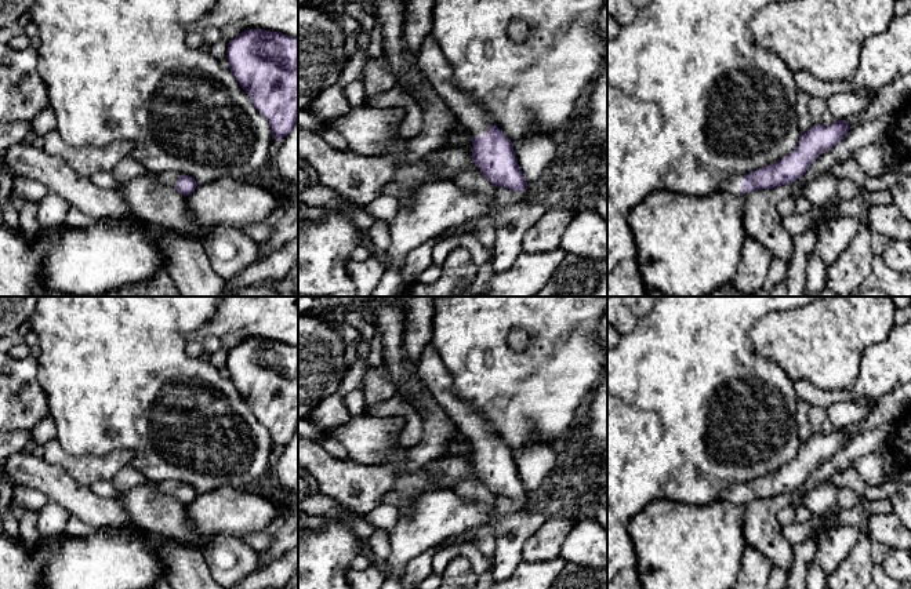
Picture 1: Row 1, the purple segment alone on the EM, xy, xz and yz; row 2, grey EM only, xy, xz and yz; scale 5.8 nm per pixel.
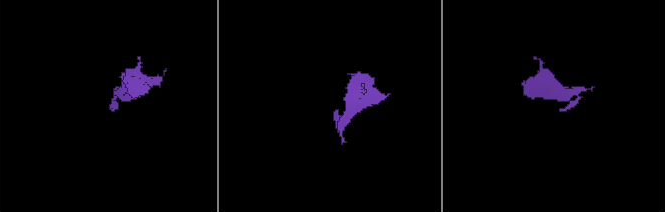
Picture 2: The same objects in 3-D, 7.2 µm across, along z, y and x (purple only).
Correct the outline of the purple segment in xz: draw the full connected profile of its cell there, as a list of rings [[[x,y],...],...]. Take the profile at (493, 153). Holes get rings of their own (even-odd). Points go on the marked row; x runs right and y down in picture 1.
[[[429,34],[421,44],[417,68],[454,112],[457,121],[472,135],[472,160],[489,182],[513,192],[526,190],[527,182],[519,168],[512,142],[494,124],[493,116],[453,83],[453,69]]]

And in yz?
[[[845,120],[832,124],[814,124],[801,134],[794,152],[777,163],[769,164],[750,174],[737,174],[721,186],[722,192],[744,196],[754,190],[777,189],[802,178],[809,166],[824,152],[835,146],[852,127]]]

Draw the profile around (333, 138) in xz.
[[[324,128],[320,135],[335,150],[348,150],[345,138],[337,131]]]

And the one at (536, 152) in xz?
[[[530,132],[525,139],[512,143],[512,148],[526,182],[537,181],[555,159],[554,137]]]

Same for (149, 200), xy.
[[[146,172],[119,185],[116,192],[126,200],[137,218],[173,230],[182,237],[202,239],[202,229],[186,208],[186,196],[160,183],[155,175]]]

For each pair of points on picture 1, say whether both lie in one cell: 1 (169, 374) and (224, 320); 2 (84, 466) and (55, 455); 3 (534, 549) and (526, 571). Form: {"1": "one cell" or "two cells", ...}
{"1": "two cells", "2": "one cell", "3": "two cells"}

